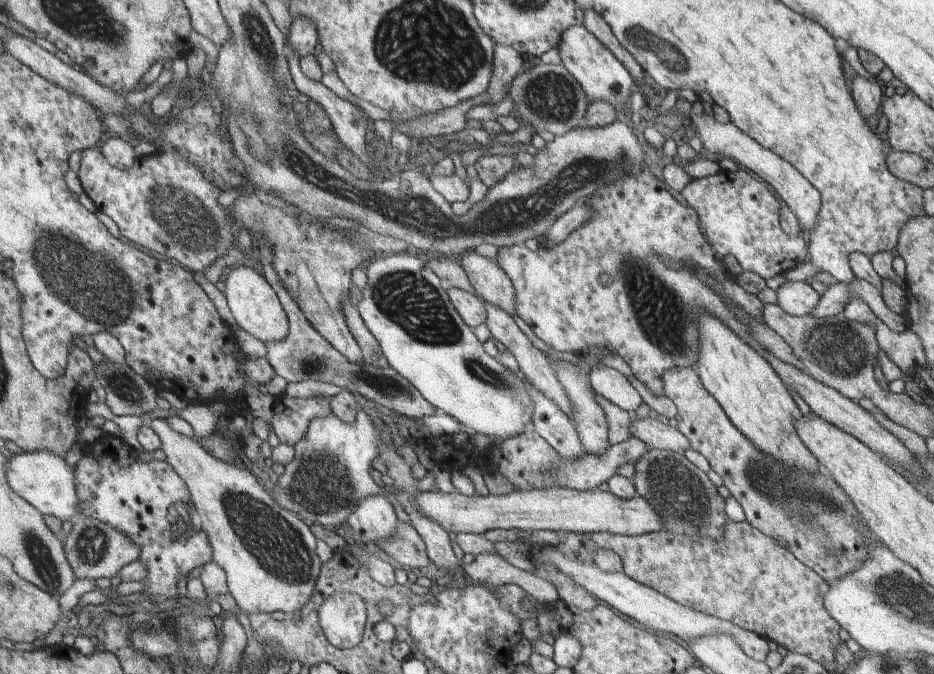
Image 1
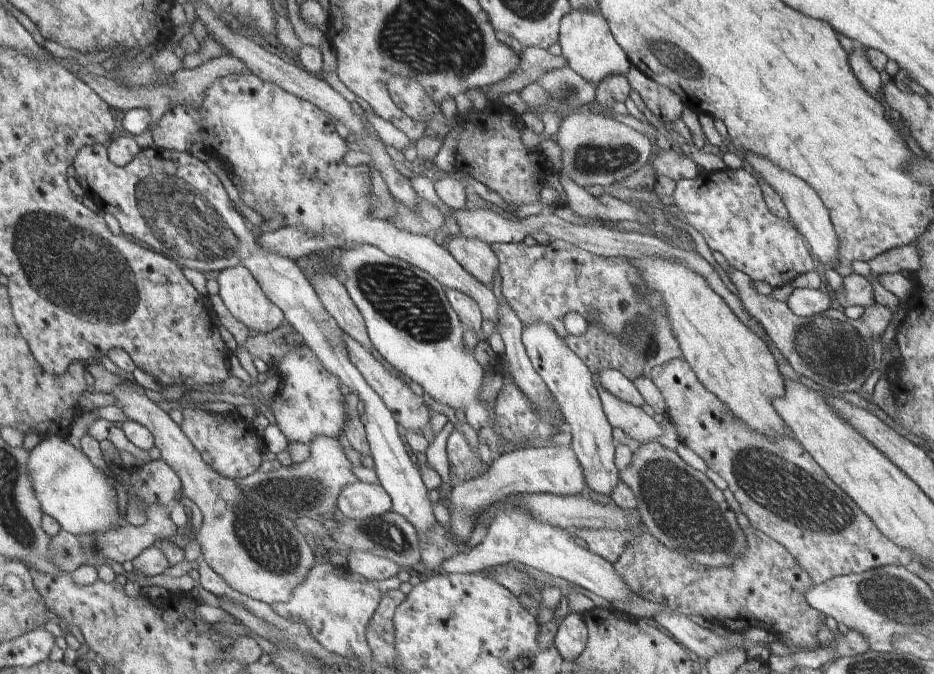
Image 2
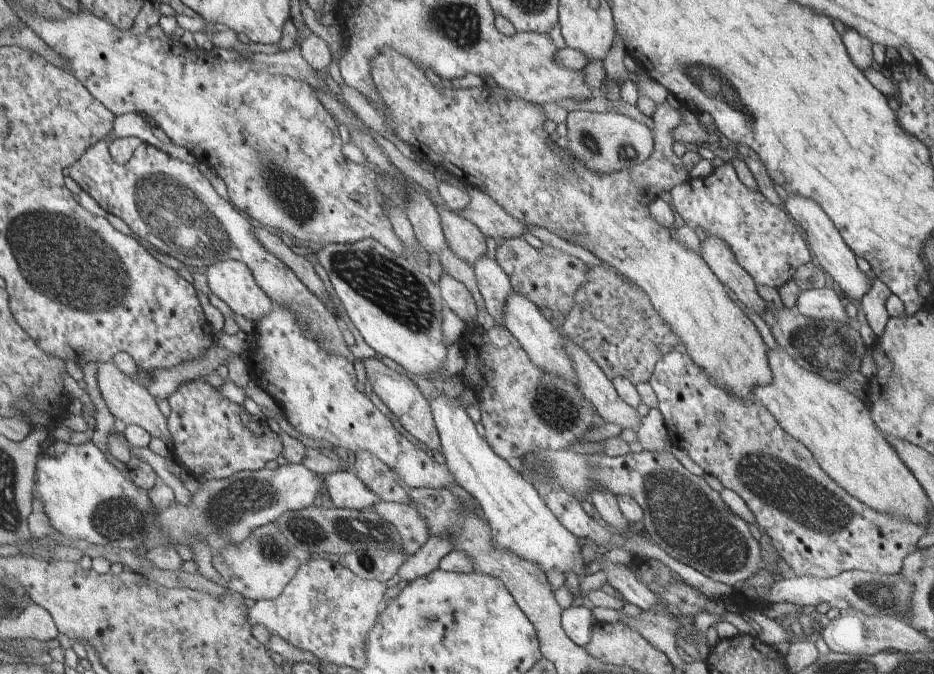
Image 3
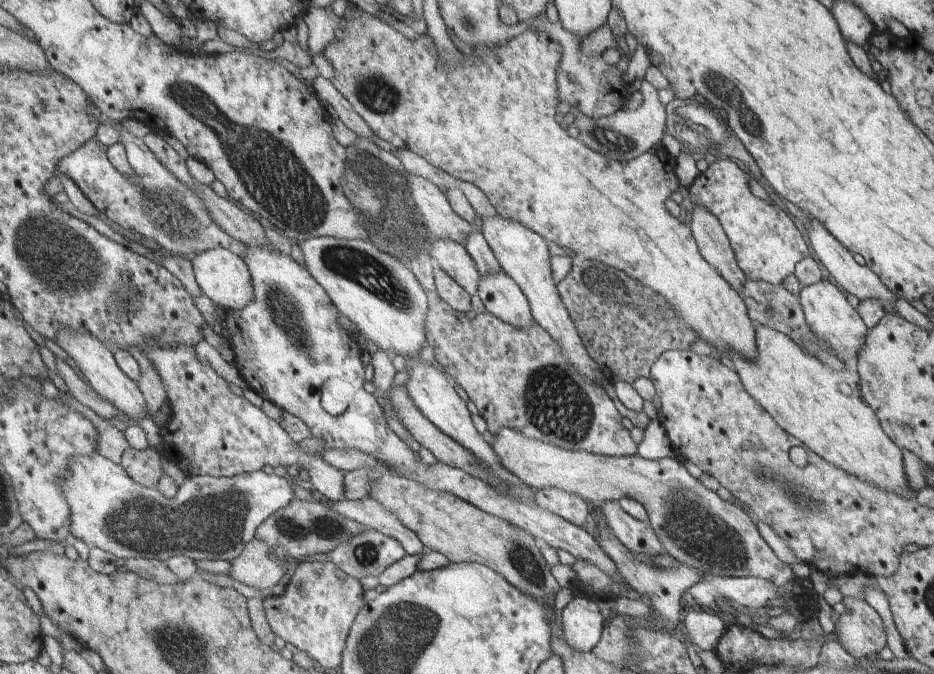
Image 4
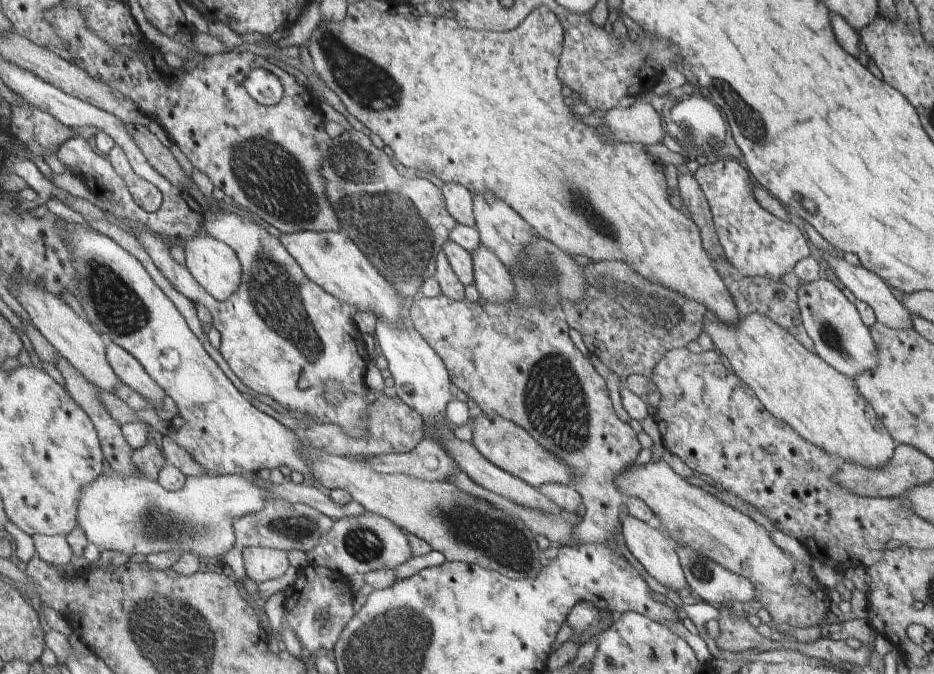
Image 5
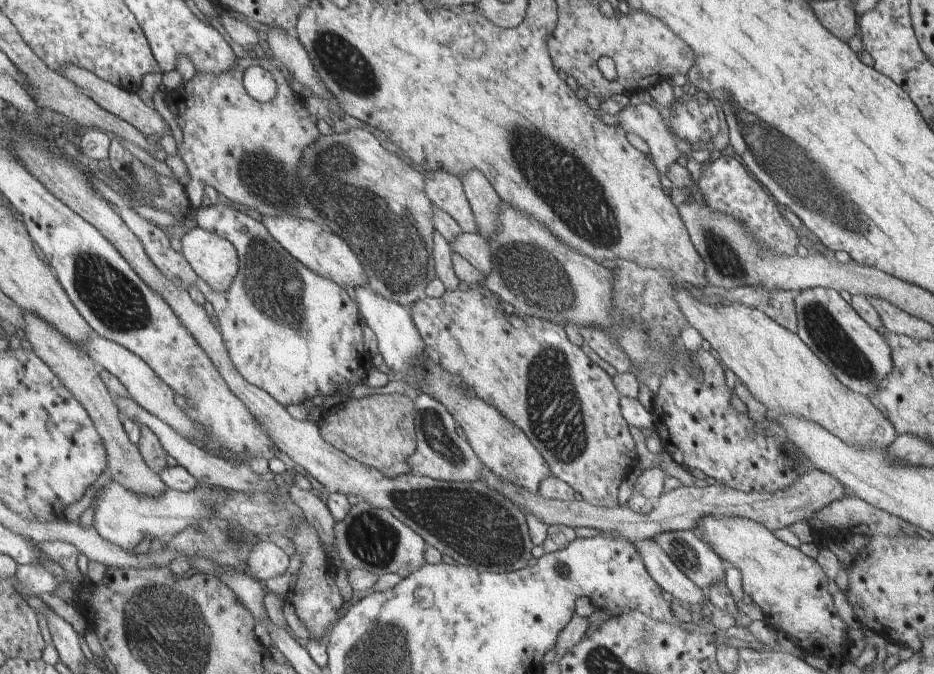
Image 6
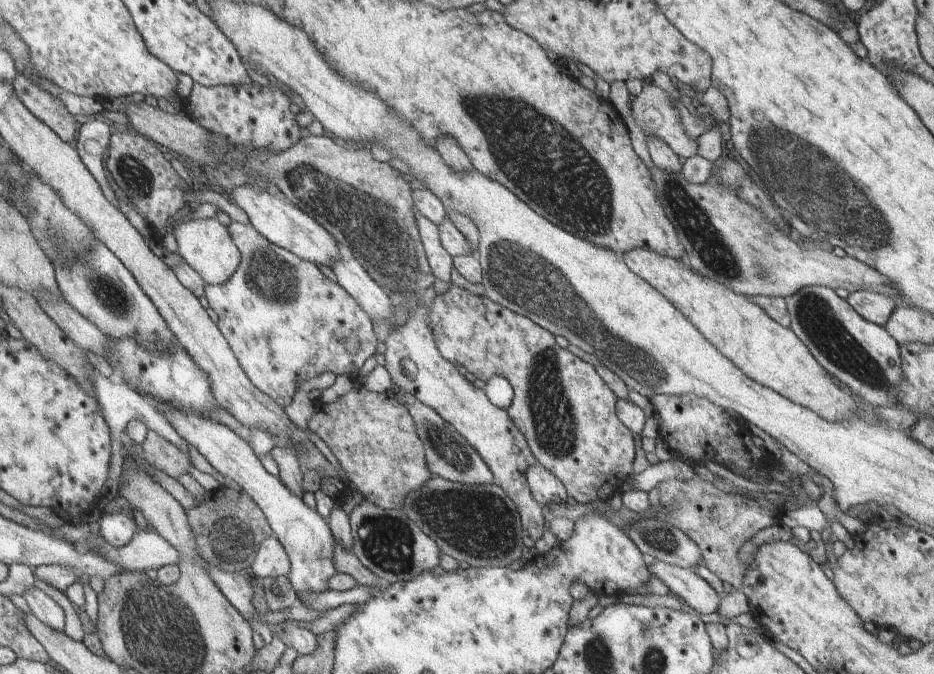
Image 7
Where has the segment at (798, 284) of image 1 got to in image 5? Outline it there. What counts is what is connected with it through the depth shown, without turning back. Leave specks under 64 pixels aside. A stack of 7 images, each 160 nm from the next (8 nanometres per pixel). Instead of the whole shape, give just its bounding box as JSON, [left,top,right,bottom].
[796,278,877,378]

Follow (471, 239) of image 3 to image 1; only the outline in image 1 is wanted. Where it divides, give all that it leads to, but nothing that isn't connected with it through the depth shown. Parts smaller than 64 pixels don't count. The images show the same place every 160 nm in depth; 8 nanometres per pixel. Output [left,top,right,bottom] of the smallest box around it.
[458,251,518,317]

